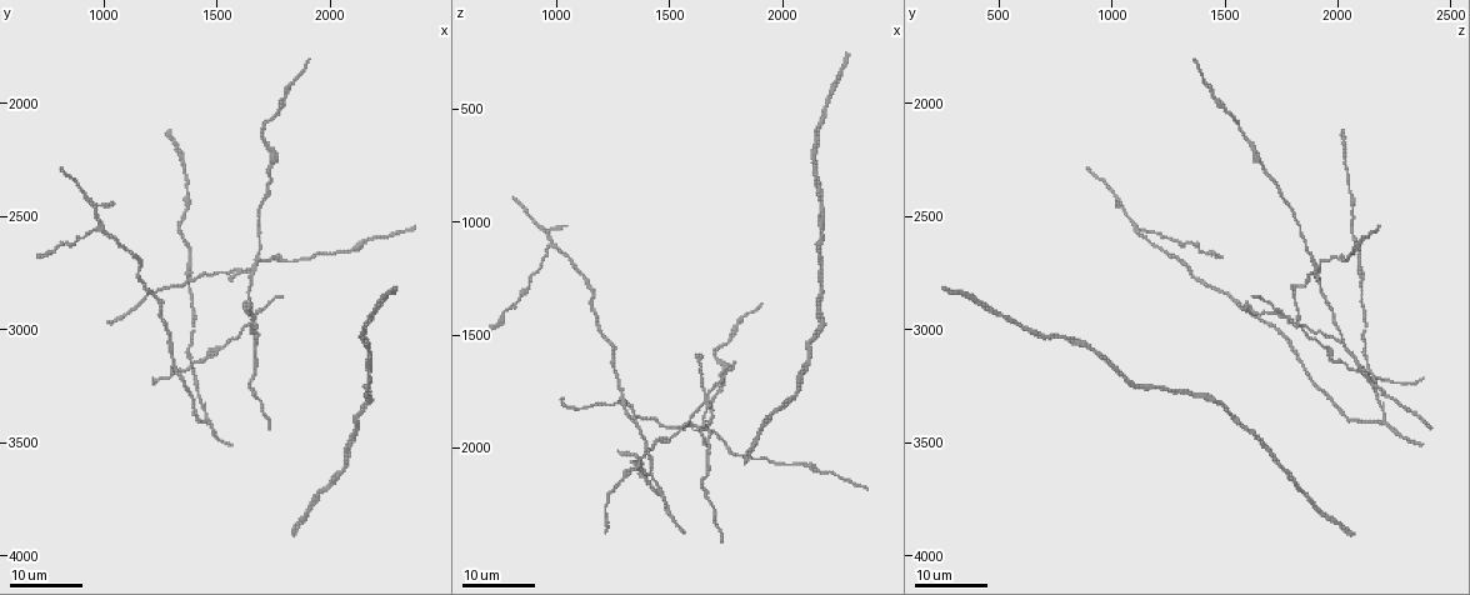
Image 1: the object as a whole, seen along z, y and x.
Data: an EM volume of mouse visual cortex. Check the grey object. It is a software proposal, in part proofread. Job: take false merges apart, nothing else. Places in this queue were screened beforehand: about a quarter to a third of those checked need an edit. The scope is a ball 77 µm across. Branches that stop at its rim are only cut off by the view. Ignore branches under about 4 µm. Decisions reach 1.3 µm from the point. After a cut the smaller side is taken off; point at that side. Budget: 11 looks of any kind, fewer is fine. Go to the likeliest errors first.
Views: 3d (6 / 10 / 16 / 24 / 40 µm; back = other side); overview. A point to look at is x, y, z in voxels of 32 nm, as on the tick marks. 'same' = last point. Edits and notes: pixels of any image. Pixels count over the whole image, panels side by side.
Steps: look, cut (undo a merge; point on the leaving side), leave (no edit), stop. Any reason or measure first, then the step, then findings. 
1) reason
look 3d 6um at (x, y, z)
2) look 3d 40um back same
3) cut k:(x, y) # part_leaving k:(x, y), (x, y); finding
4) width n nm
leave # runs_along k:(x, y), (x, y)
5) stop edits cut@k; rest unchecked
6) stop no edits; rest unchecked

looks like a crossing
look 3d 24um at (1650, 2960, 1810)

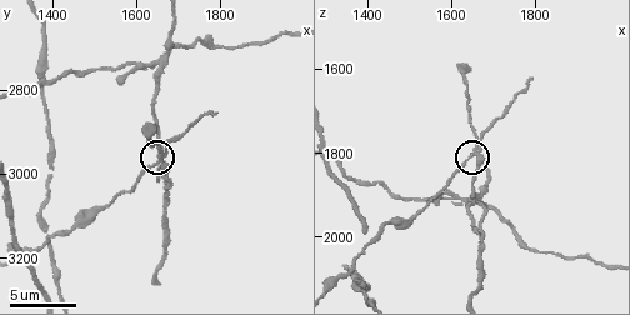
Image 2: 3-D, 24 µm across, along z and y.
look 3d 6um same

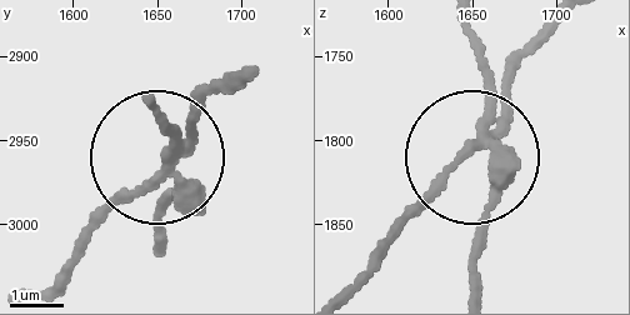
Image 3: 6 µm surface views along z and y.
arms 4
cut 3:(198, 114) # two neurons meet here

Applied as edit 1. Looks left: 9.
a fork
look 3d 16um at (990, 2550, 1090)

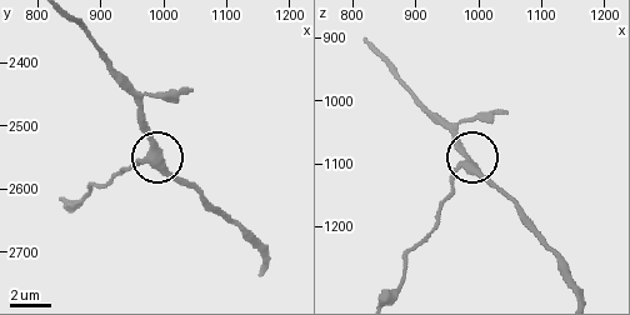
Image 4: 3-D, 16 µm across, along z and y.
look 3d 6um at (980, 2545, 1100)

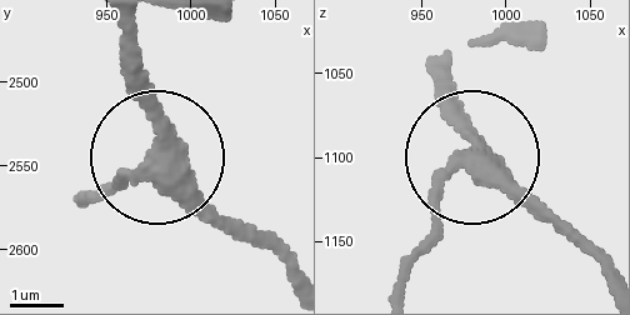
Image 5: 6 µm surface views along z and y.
width 340 nm
cut 5:(429, 238) # part_leaving 5:(451, 158), (434, 234), (403, 288); two neurons meet here

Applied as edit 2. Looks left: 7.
look overview

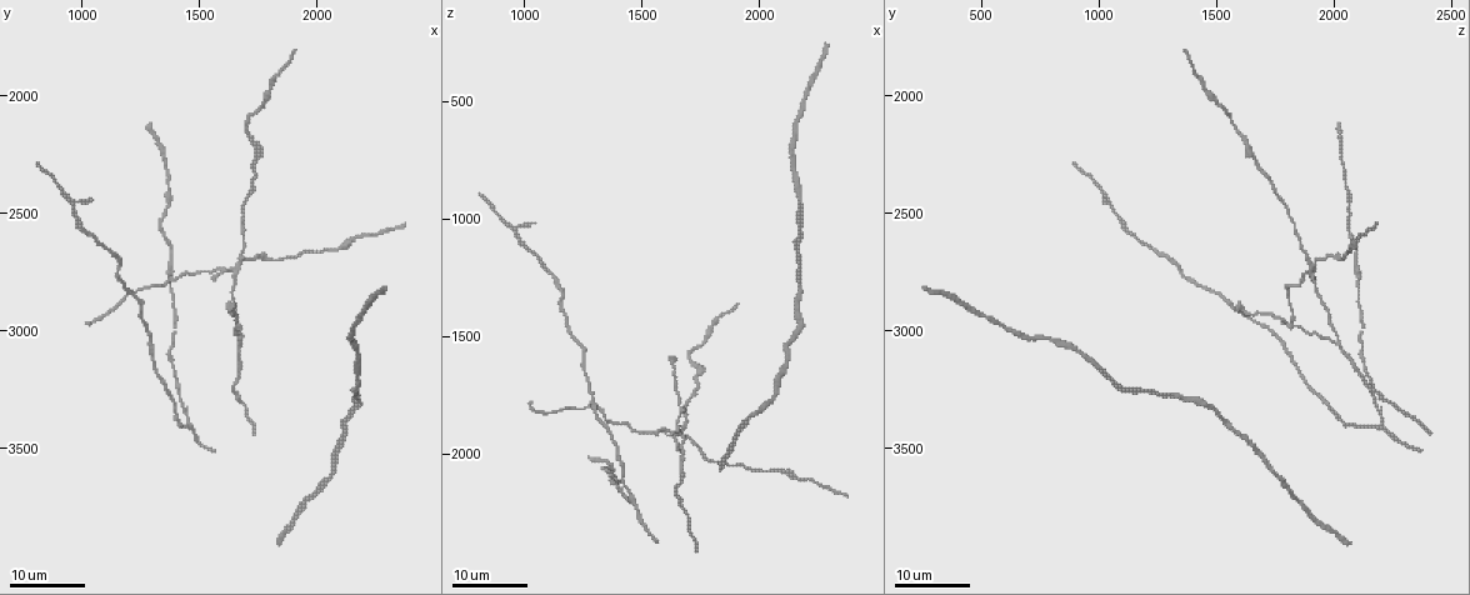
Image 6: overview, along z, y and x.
thick turns thin
look 3d 16um at (1390, 3160, 2130)

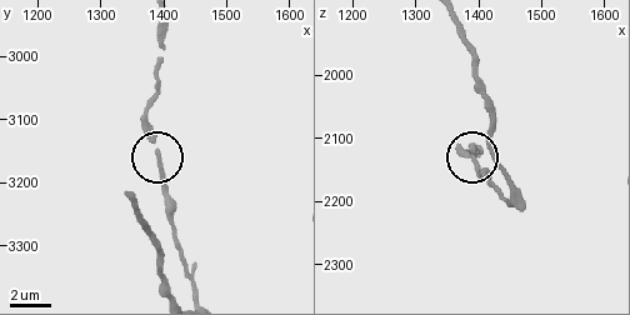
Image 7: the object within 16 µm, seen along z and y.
closer look
look 3d 10um at (1390, 3150, 2130)

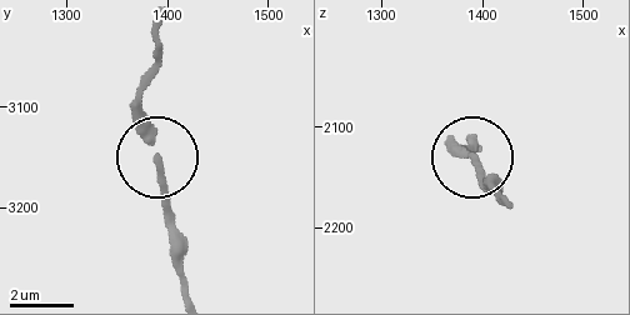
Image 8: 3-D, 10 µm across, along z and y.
width 220 nm
leave # runs_along 8:(186, 293), (143, 85); all the same neuron

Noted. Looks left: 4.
two arms in line, one across
look 3d 16um at (1680, 3055, 2005)

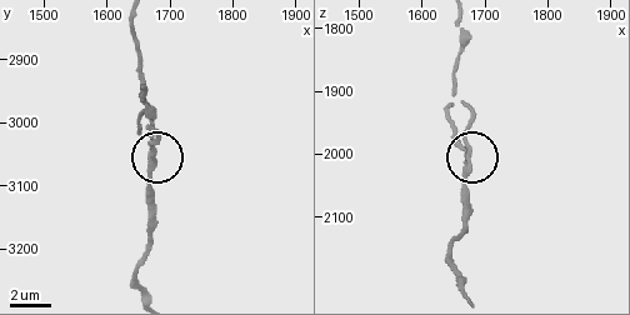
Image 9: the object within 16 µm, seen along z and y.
side_arm 17 um
leave # one neuron here

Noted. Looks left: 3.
three arms meet
look 3d 24um at (1460, 3400, 2200)

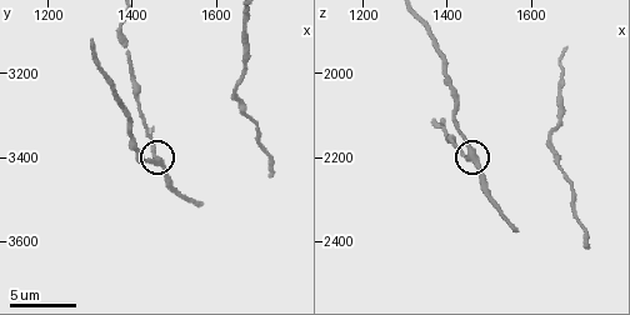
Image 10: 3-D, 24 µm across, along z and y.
look 3d 10um at (1450, 3395, 2200)

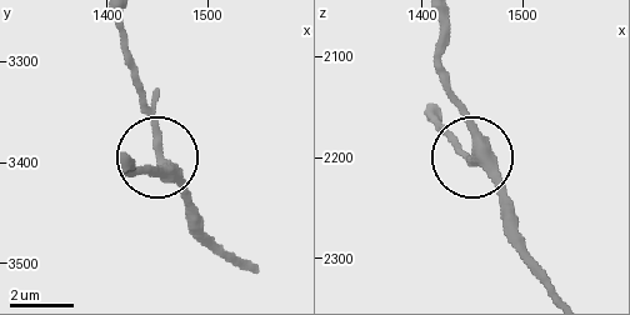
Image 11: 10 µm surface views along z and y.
leave # runs_along 11:(251, 271), (209, 236), (158, 158), (155, 118), (139, 80); one neuron here

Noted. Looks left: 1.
stop edits cut@3, cut@5; rest unchecked

